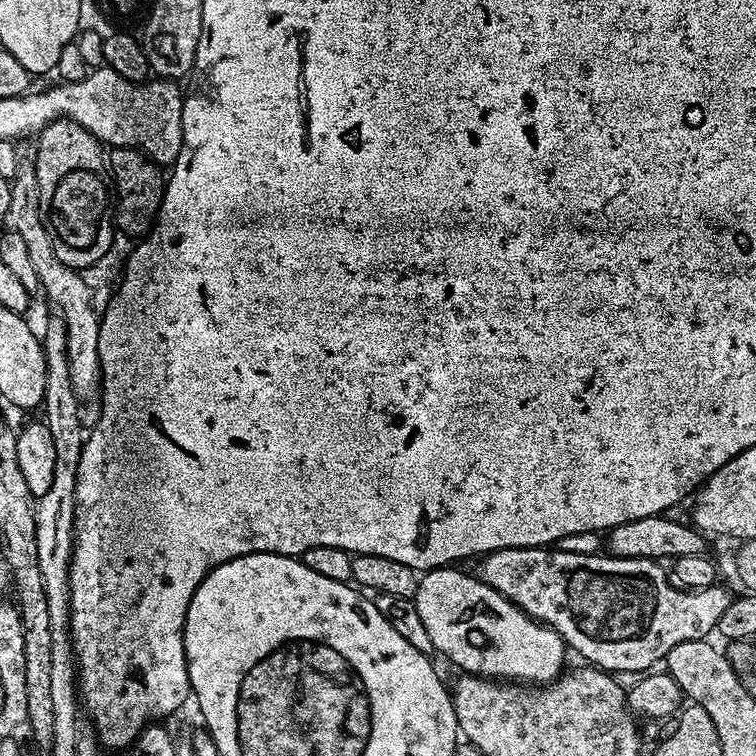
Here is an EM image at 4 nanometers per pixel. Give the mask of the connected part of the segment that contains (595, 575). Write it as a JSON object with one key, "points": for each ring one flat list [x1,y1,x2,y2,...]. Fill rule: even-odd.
{"points":[[552,546,546,548,499,548,489,552,487,556,479,561,479,564,478,575,480,579,485,580,494,590,498,590,498,594,502,594,511,604,521,608,531,620,537,620,539,624,546,624,548,627,553,628,564,639,565,645,571,651,573,648,584,659,581,661,597,668,603,668,605,672,613,674,621,674,620,672,647,673,659,665,656,664,659,660,661,663,667,658,670,650,674,650,674,646,678,646,678,642,690,642,691,640,703,640,711,637,711,632,715,633,717,631,722,614,726,614,726,606,730,606,730,602,734,599,733,593,728,593,726,589,720,588,721,586,685,590,673,583,669,573,667,576,660,569,661,565,657,561,622,558,611,554,597,554,594,556,590,554,570,554,569,552,559,551]]}

